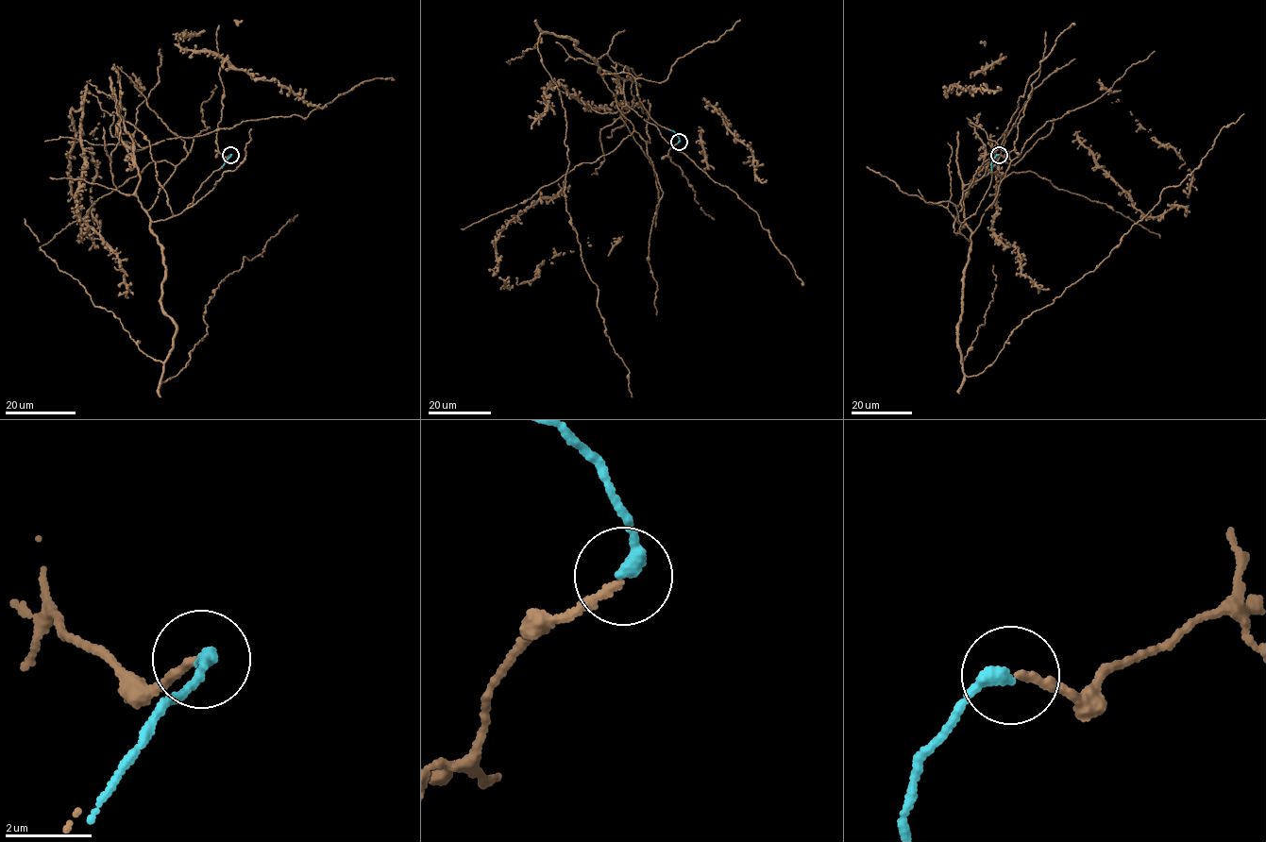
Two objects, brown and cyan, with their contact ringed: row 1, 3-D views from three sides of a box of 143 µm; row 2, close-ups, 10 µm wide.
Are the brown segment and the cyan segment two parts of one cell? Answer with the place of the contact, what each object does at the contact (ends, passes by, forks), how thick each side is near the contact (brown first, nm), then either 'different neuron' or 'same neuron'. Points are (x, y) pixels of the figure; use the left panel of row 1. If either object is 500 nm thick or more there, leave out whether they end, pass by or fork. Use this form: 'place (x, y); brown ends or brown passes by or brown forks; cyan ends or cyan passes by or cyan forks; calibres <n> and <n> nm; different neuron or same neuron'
place (230, 155); brown ends; cyan ends; calibres 150 and 320 nm; same neuron

